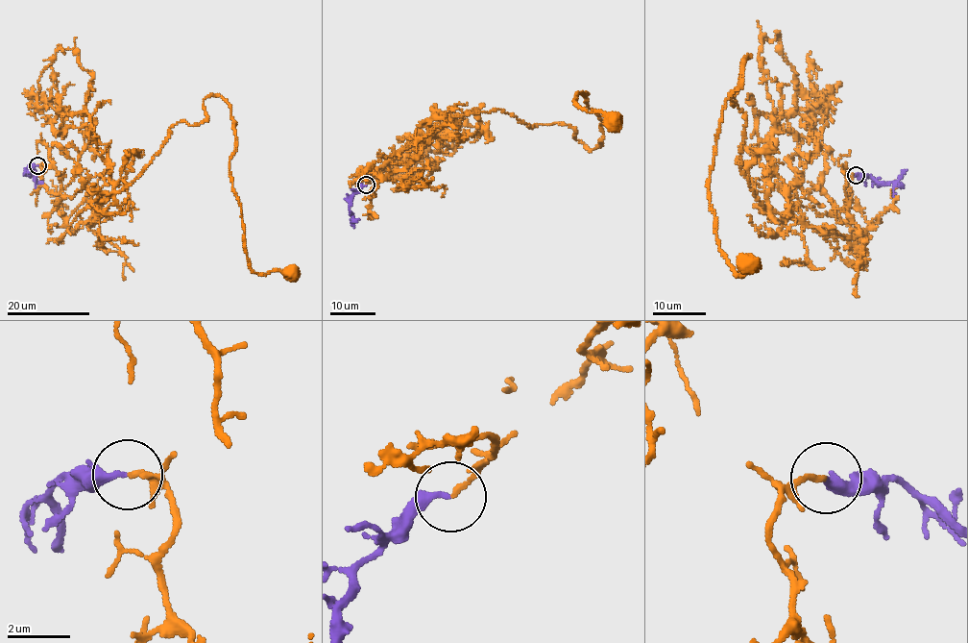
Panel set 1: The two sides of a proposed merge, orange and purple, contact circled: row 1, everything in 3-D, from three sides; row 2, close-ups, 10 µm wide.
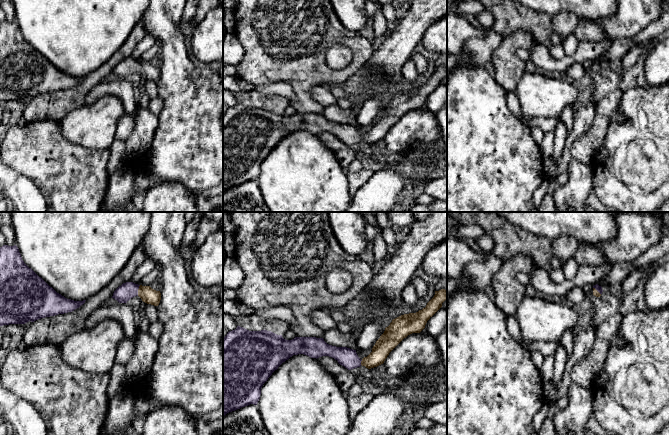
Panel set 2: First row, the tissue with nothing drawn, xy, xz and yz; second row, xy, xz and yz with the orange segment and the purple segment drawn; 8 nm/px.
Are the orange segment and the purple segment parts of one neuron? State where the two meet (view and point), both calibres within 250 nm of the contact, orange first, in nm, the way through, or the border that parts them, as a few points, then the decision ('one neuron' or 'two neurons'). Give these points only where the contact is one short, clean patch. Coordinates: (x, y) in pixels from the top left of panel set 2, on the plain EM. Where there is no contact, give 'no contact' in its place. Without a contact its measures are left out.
xy (138, 66) | 130/140 nm | across xy (148, 71), (138, 66), (128, 66) | one neuron

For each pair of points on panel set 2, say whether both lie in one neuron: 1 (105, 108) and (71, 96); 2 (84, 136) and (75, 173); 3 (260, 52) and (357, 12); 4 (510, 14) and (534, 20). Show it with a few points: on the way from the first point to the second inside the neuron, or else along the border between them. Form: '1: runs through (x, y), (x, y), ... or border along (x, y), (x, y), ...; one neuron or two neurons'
1: border along (86, 104), (69, 111), (64, 117); two neurons
2: border along (62, 132), (71, 142), (105, 149); two neurons
3: border along (333, 10), (338, 20), (345, 27), (357, 32); two neurons
4: runs through (516, 16), (528, 20); one neuron

